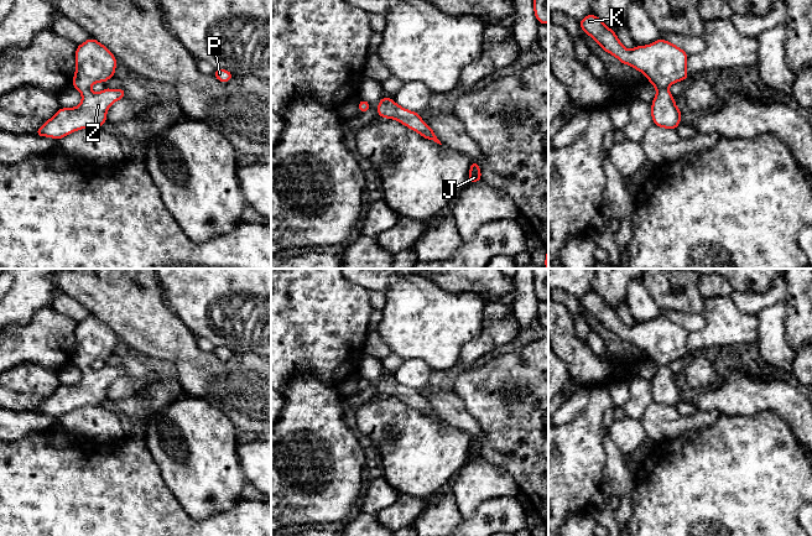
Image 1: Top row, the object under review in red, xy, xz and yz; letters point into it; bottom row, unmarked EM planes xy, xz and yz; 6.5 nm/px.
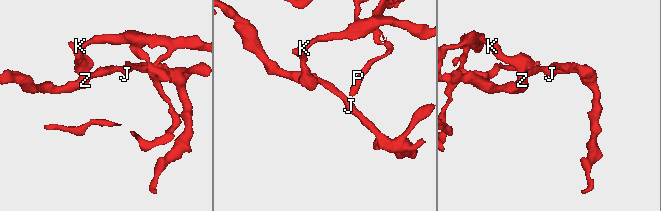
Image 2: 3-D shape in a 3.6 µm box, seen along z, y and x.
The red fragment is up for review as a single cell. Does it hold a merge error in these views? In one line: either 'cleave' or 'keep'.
keep

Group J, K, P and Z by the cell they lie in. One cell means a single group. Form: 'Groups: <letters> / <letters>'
Groups: J K P Z

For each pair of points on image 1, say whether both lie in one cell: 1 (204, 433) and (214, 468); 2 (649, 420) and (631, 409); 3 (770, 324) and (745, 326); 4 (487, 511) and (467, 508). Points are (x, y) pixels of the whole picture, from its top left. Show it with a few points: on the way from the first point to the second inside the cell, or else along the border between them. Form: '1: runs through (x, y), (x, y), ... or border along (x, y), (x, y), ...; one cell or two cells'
1: runs through (204, 442), (206, 459); one cell
2: border along (652, 400), (640, 420); two cells
3: border along (755, 315), (759, 322), (758, 342); two cells
4: border along (503, 495), (487, 499), (469, 516), (463, 519); two cells

